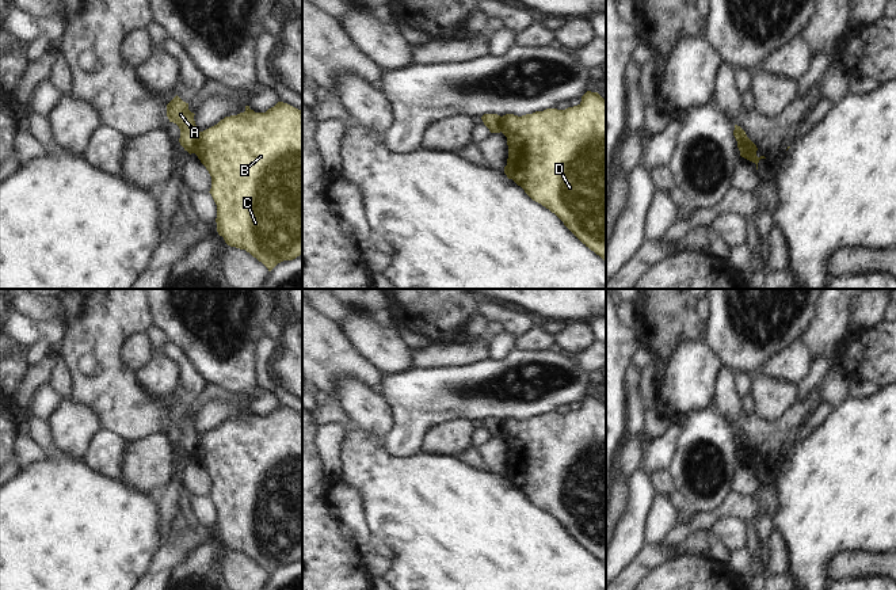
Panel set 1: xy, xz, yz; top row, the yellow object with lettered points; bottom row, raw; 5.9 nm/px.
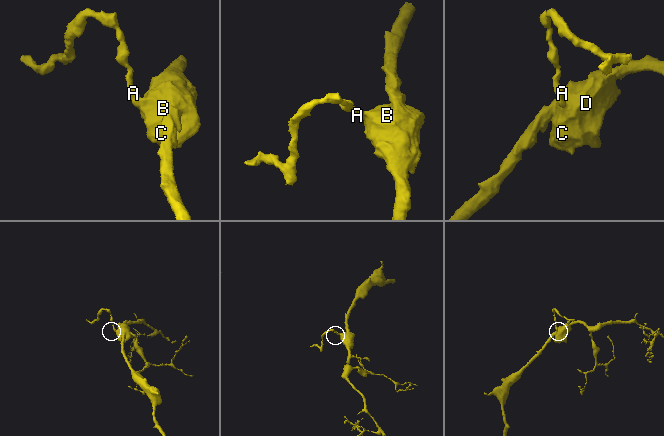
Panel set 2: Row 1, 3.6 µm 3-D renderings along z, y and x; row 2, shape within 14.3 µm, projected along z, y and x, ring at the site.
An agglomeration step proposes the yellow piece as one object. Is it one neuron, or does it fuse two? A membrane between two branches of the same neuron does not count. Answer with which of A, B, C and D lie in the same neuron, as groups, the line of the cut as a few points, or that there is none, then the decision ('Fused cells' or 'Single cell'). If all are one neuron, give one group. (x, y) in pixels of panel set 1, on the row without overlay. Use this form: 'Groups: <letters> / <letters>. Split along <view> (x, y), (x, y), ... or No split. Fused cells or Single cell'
Groups: A / B C D. Split along xy (199, 436), (193, 456). Fused cells.

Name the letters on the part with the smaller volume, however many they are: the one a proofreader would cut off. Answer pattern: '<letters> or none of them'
A

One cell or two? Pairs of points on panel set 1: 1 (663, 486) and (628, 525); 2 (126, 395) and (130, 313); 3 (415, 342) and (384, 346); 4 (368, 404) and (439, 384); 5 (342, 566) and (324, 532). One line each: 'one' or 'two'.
1: two
2: one
3: two
4: two
5: one

